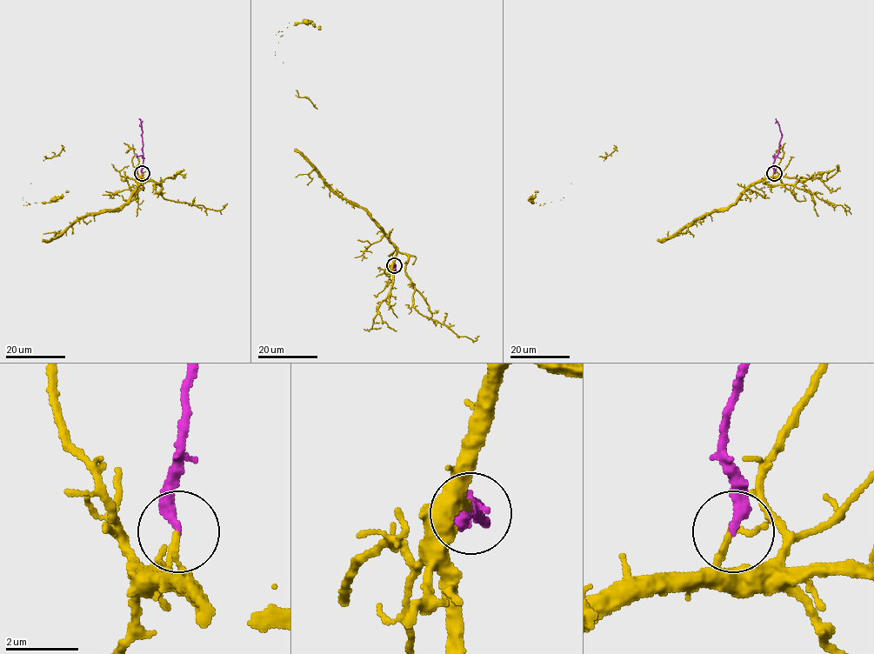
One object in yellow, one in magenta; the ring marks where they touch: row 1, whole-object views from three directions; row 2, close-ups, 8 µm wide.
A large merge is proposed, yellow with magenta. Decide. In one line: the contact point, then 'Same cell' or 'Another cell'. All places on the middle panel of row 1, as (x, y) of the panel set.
Place: (394, 265). Same cell

